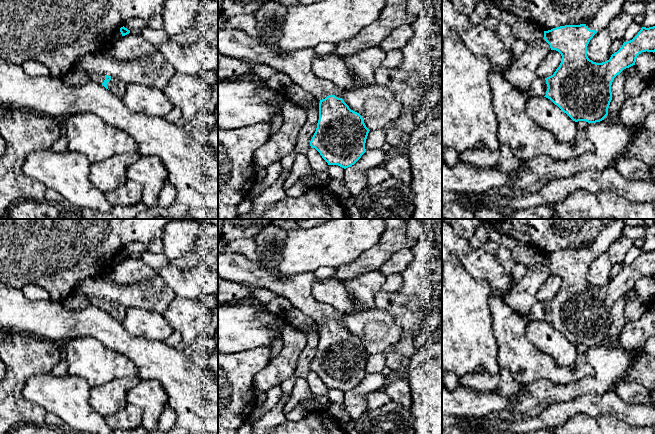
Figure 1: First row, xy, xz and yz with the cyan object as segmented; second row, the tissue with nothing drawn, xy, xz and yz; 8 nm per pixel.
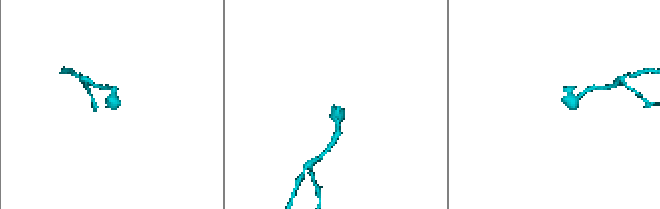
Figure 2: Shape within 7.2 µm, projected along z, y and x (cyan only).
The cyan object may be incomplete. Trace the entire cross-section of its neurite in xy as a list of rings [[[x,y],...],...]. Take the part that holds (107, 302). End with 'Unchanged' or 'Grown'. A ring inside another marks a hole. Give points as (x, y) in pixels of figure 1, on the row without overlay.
[[[88,297],[88,304],[102,308],[106,313],[109,313],[114,319],[121,323],[125,318],[127,308],[116,301],[98,297]]]. Grown

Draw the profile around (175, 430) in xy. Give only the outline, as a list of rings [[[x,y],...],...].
[[[175,426],[169,431],[162,431],[162,430],[156,428],[152,431],[148,431],[146,434],[186,434],[186,430]]]

